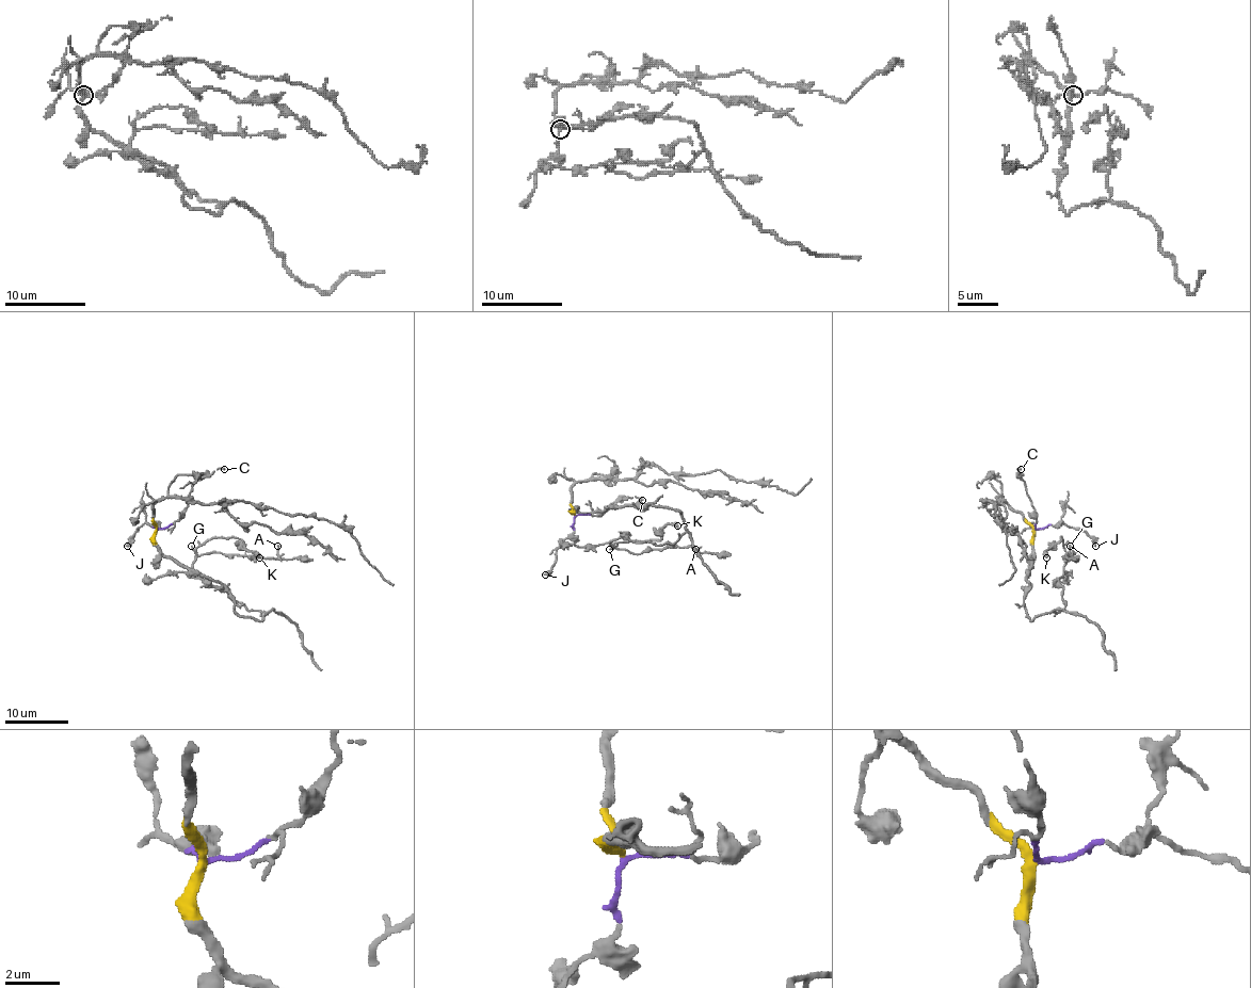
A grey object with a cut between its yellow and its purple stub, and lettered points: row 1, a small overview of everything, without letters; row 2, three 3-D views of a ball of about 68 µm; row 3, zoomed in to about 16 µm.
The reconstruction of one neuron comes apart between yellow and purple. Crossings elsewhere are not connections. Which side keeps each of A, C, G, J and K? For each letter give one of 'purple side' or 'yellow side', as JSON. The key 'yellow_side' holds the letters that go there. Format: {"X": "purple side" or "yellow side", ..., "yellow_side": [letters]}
{"A": "yellow side", "C": "purple side", "G": "yellow side", "J": "purple side", "K": "yellow side", "yellow_side": ["A", "G", "K"]}

